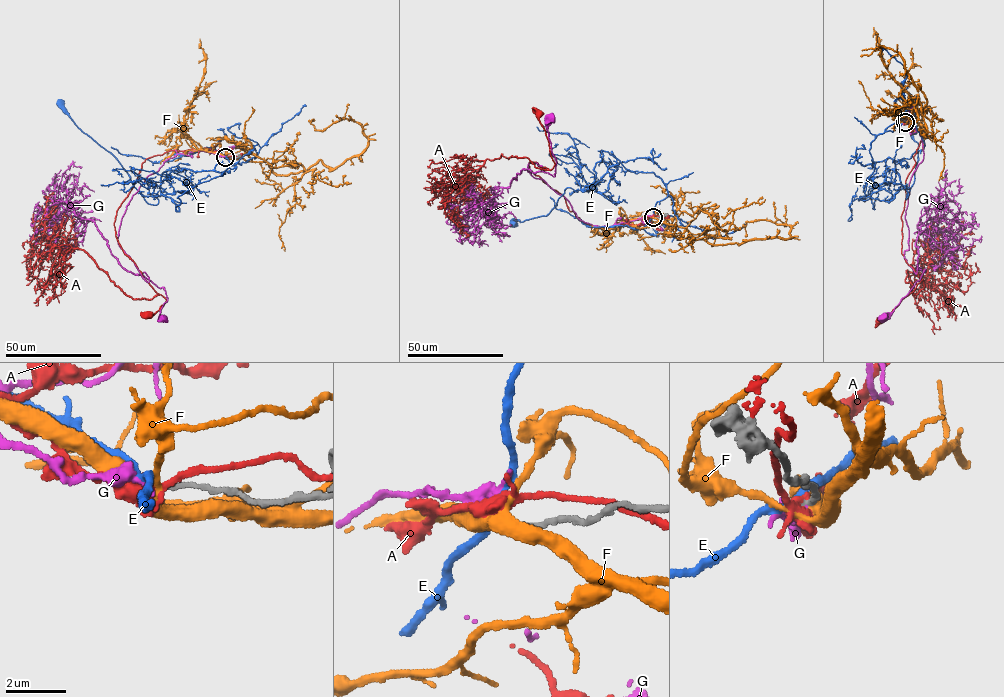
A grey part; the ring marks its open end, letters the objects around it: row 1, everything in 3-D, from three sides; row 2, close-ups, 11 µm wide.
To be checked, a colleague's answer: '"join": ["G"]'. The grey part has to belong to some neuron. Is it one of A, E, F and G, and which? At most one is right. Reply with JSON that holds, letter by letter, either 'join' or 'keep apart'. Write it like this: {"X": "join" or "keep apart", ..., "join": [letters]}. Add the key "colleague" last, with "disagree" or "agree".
{"A": "keep apart", "E": "keep apart", "F": "keep apart", "G": "join", "join": ["G"], "colleague": "agree"}

